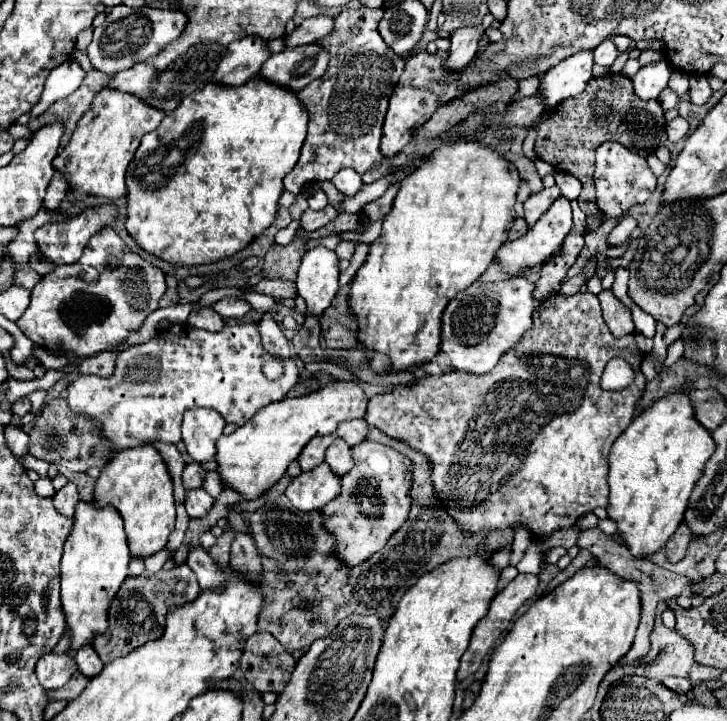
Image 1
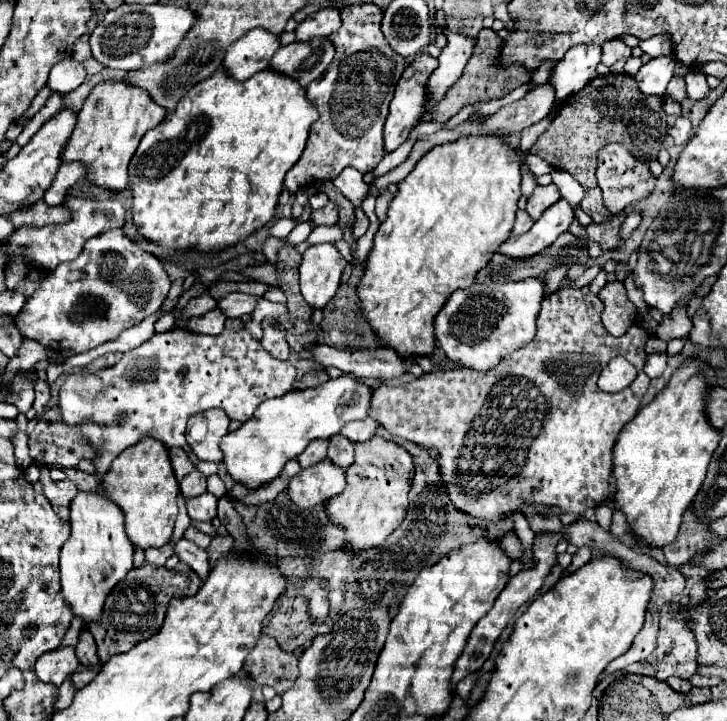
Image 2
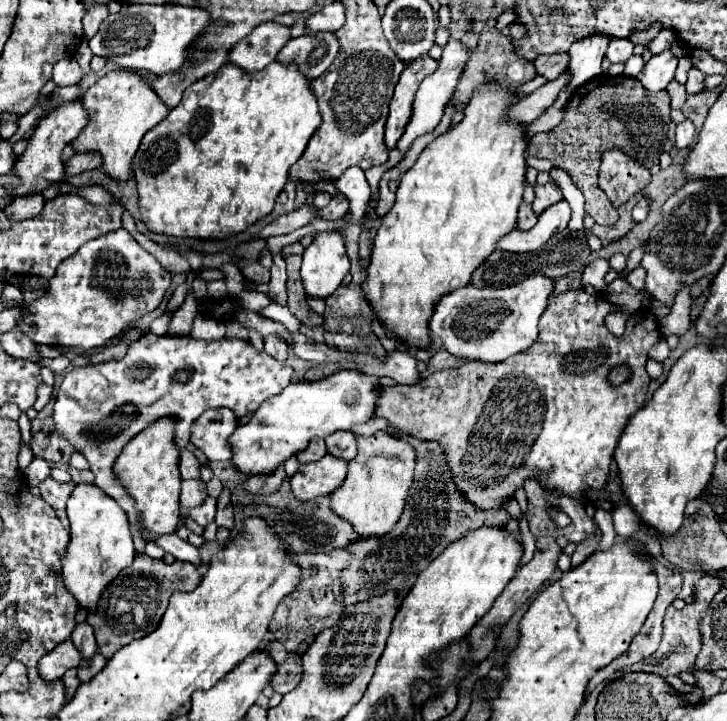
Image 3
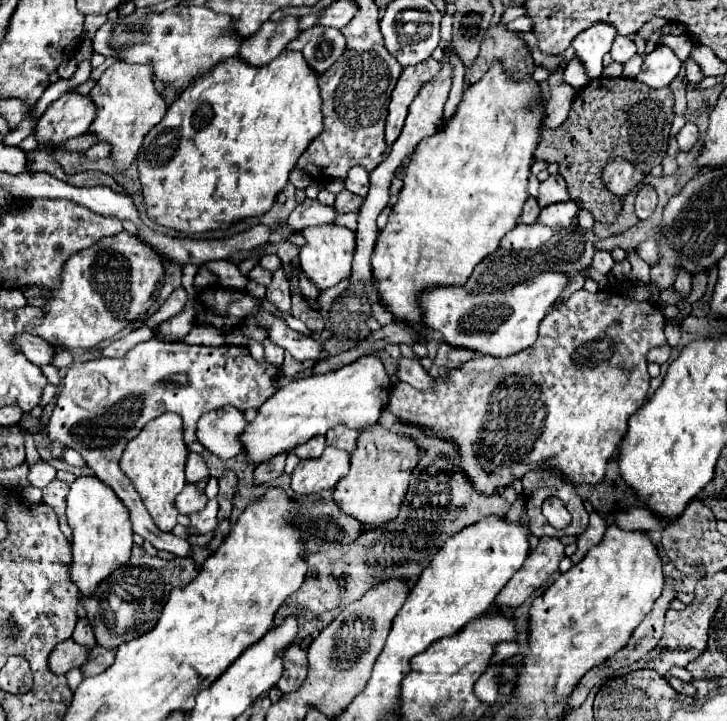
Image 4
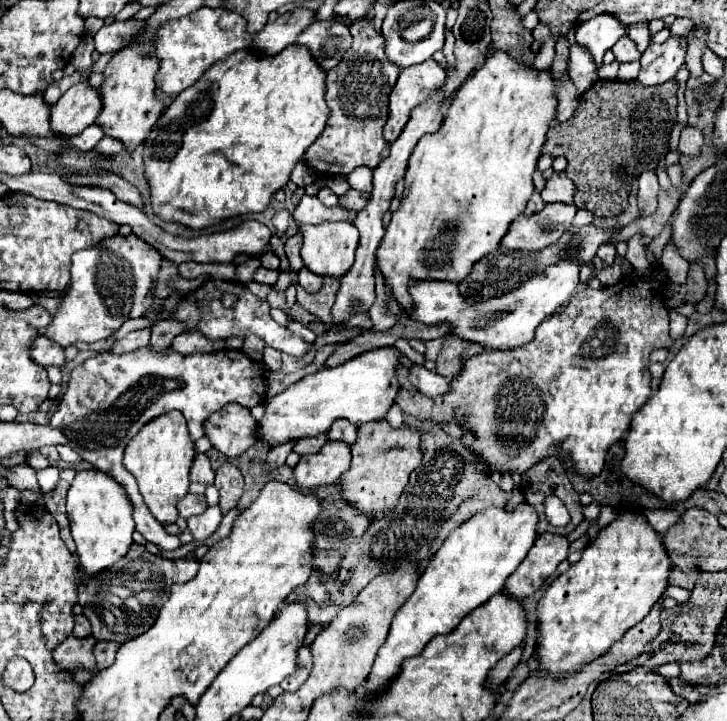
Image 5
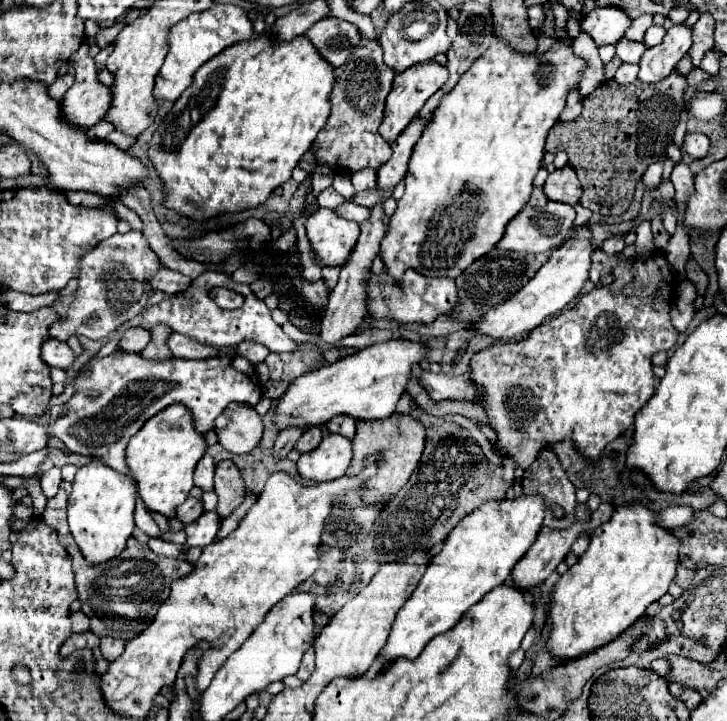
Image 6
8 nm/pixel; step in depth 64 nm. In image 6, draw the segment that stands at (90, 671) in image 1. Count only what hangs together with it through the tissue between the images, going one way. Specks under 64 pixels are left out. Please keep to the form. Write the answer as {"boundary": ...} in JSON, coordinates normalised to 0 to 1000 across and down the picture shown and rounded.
{"boundary":[[[96,849],[96,863],[99,863],[99,874],[102,877],[118,877],[121,874],[121,854],[116,849]]]}

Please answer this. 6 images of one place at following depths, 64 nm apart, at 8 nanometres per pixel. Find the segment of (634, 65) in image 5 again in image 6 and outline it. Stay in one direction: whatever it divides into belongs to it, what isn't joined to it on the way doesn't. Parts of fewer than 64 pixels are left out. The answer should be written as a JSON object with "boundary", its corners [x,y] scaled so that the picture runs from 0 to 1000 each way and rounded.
{"boundary":[[[856,89],[856,92],[847,97],[845,111],[853,114],[853,117],[867,117],[867,114],[875,111],[875,103],[878,103],[878,92],[875,92],[875,89]]]}

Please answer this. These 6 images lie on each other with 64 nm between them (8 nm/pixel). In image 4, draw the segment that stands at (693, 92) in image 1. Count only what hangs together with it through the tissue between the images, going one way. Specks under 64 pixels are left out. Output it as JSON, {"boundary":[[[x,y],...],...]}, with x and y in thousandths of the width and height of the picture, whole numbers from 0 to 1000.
{"boundary":[[[949,78],[944,80],[944,86],[941,86],[941,89],[944,89],[944,108],[946,108],[946,114],[949,114],[949,117],[963,114],[963,111],[966,111],[966,105],[968,105],[968,103],[966,103],[966,97],[963,97],[963,92],[960,92]]]}

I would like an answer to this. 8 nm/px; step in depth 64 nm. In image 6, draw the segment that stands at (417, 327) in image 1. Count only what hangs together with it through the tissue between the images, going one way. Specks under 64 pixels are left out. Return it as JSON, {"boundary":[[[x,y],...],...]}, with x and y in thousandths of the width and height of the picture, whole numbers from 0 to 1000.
{"boundary":[[[677,50],[677,61],[666,78],[633,105],[622,128],[608,133],[594,155],[594,172],[589,172],[583,189],[572,197],[556,247],[556,272],[547,277],[547,288],[536,302],[523,344],[534,380],[550,388],[558,372],[569,372],[586,383],[627,386],[655,358],[671,352],[685,338],[702,302],[726,280],[732,250],[746,233],[751,186],[768,169],[781,128],[795,122],[806,94],[806,83],[795,80],[787,64],[773,55],[762,55],[762,61],[740,78],[740,72],[704,72],[693,55]]]}

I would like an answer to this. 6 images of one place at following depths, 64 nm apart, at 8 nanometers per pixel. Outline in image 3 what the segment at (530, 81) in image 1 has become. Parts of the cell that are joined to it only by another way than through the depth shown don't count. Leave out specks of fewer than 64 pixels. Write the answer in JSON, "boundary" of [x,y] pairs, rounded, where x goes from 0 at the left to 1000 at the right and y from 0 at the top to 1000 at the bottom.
{"boundary":[[[773,72],[773,75],[743,76],[735,85],[735,92],[740,94],[737,100],[746,103],[751,111],[762,111],[779,97],[781,75]]]}

